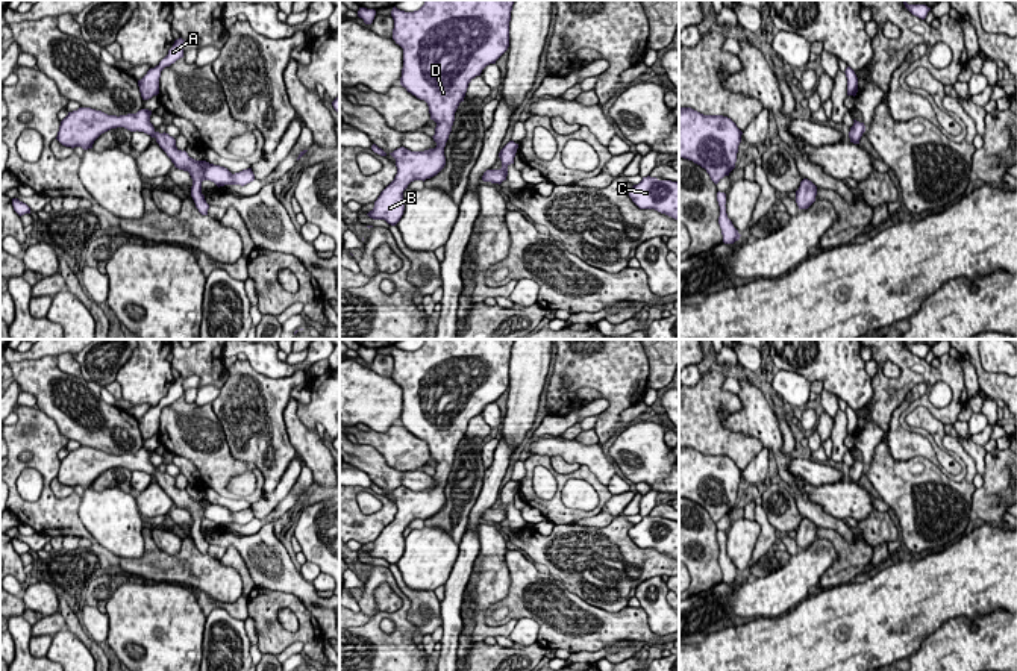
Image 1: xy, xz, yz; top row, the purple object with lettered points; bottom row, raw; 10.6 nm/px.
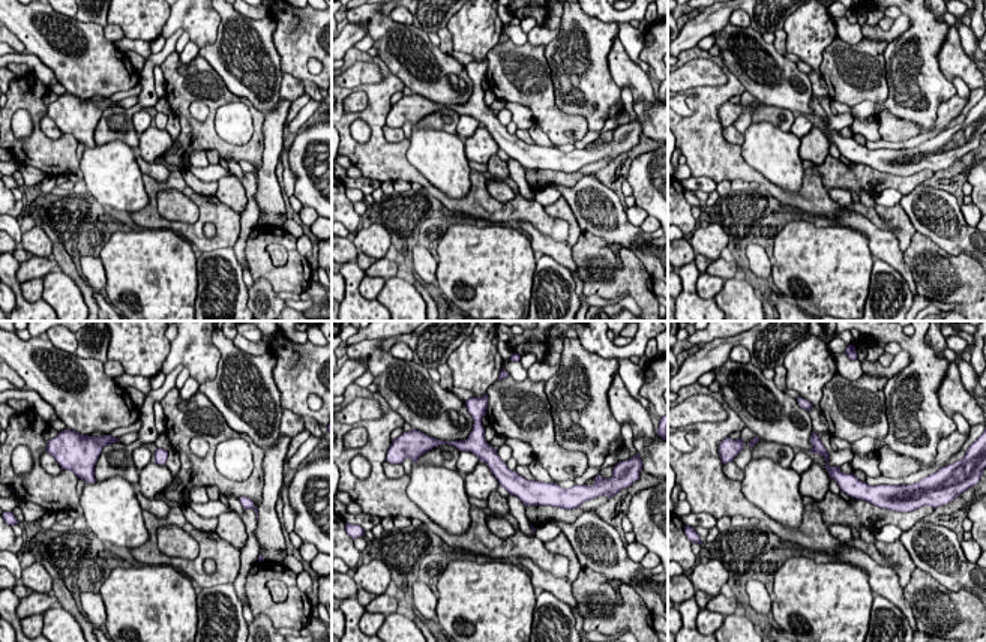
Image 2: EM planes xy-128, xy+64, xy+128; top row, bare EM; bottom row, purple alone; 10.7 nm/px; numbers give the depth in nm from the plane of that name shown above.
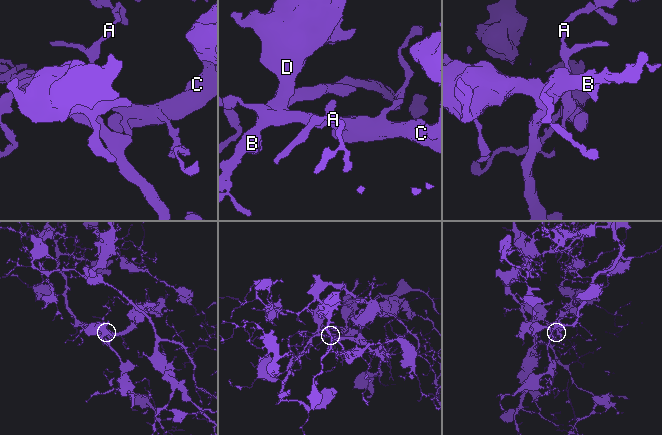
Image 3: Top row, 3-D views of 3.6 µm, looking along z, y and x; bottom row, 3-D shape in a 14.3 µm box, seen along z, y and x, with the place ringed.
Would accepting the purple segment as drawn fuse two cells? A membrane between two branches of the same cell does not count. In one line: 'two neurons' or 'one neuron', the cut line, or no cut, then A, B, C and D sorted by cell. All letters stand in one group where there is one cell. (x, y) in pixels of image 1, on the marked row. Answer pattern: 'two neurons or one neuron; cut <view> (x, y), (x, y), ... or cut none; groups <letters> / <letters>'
one neuron; cut none; groups A B C D

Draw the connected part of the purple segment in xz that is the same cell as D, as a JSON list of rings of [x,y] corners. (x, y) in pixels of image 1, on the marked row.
[[[424,0],[414,12],[396,6],[393,39],[403,48],[400,85],[429,106],[437,123],[435,148],[390,153],[397,174],[367,214],[396,226],[405,211],[403,191],[414,180],[437,176],[446,165],[444,147],[468,83],[509,47],[514,0]]]

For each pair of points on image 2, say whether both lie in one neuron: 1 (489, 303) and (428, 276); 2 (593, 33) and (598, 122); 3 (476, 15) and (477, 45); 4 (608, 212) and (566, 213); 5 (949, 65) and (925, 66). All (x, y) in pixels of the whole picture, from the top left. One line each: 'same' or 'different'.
1: same
2: same
3: same
4: different
5: different

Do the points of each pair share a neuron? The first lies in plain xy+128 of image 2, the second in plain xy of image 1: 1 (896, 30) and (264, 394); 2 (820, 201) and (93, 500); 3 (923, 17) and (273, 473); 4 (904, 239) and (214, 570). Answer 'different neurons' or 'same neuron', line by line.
1: different neurons
2: different neurons
3: same neuron
4: different neurons

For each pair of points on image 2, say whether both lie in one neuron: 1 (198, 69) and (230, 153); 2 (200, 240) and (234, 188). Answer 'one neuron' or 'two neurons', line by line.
1: one neuron
2: two neurons

